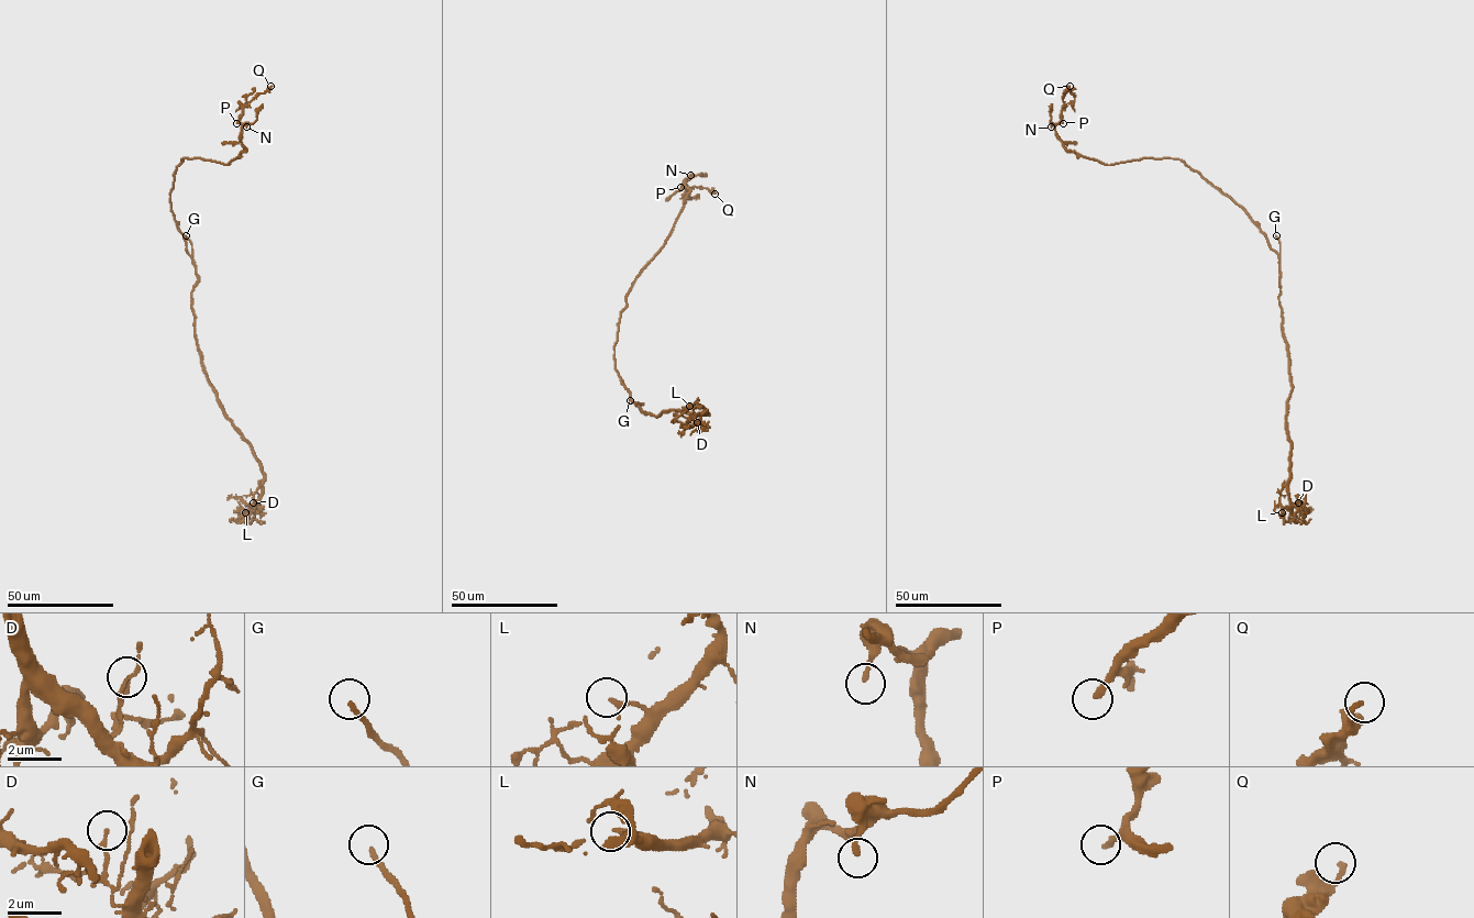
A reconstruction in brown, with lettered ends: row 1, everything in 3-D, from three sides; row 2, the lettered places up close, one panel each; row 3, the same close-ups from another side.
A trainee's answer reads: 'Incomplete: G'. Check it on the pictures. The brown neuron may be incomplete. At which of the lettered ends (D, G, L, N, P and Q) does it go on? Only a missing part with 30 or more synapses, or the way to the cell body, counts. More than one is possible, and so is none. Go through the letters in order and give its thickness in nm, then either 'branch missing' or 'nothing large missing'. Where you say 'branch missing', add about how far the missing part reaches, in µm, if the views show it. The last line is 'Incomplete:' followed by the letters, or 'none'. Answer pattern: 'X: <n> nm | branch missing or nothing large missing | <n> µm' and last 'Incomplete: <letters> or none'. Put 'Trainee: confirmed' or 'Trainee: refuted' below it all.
D: 140 nm | nothing large missing
G: 170 nm | branch missing | 35 µm
L: 170 nm | nothing large missing
N: 170 nm | nothing large missing
P: 240 nm | branch missing | 20 µm
Q: 190 nm | nothing large missing
Incomplete: G, P
Trainee: refuted

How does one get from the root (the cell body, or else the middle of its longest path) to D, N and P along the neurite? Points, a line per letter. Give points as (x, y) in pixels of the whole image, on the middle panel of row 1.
D: (628, 389), (645, 413), (706, 411), (697, 422)
N: (628, 389), (621, 383), (614, 357), (620, 313), (633, 281), (669, 233), (690, 190), (685, 185), (690, 175)
P: (628, 389), (614, 357), (620, 313), (633, 281), (664, 244), (690, 190), (686, 179), (680, 187)

